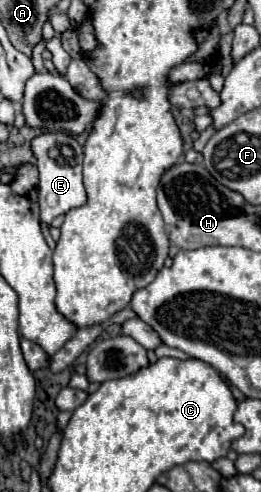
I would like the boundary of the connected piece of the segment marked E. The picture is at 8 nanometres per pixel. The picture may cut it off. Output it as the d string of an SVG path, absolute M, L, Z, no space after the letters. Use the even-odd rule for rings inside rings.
M65 131L55 133L41 133L31 139L31 151L37 159L39 167L39 205L41 205L41 221L51 225L57 215L67 213L73 207L81 207L85 203L85 187L81 179L81 165L83 165L83 147L75 141L73 135ZM57 147L59 155L51 157L49 151Z

